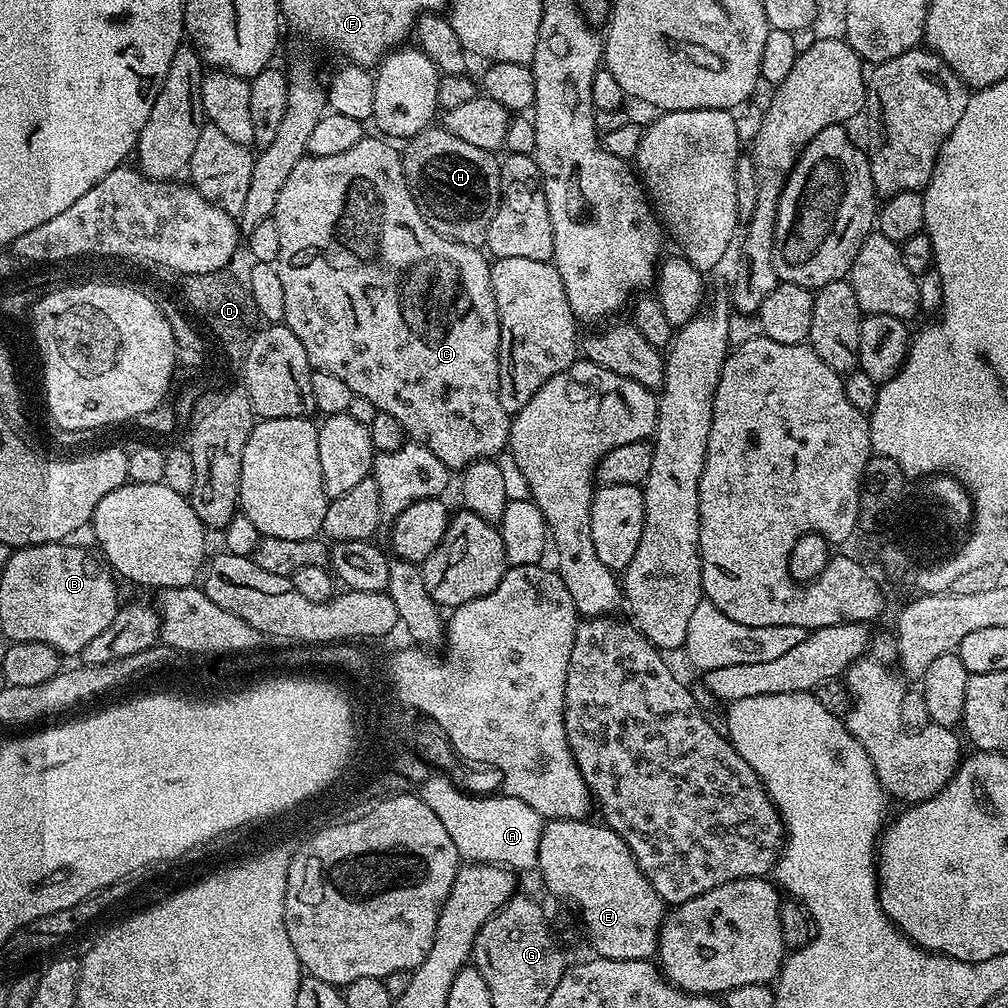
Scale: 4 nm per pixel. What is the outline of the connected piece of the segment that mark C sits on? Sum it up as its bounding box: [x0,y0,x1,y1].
[271,134,510,470]

